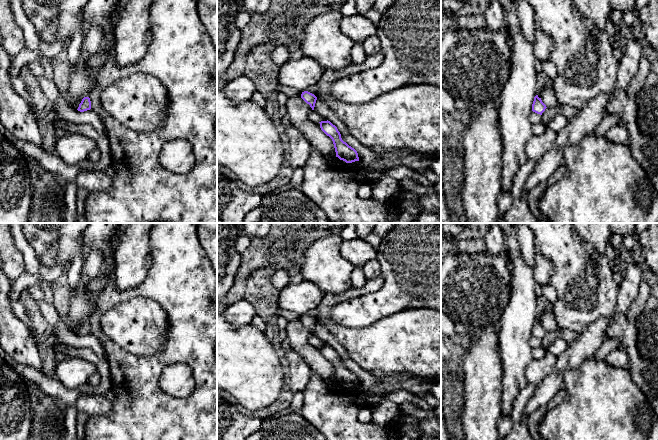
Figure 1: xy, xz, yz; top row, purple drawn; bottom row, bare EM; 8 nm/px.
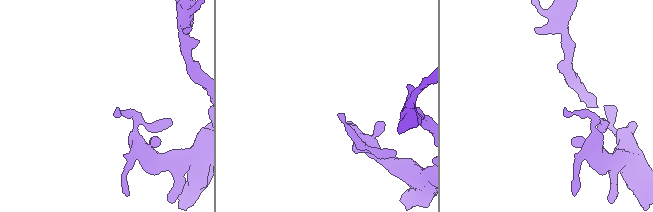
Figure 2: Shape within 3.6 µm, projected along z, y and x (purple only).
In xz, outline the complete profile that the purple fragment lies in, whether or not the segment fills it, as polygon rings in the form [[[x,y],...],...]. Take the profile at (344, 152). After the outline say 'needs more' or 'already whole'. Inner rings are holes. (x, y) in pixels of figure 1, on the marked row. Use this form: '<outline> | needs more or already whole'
[[[328,120],[319,123],[321,130],[332,139],[336,157],[346,163],[359,161],[357,151],[342,140],[341,134],[335,125]]] | already whole

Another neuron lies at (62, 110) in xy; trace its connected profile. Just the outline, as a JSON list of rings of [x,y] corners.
[[[59,94],[58,100],[54,105],[55,117],[77,125],[90,124],[97,133],[107,135],[106,128],[100,116],[92,109],[80,112],[68,105],[67,99]]]

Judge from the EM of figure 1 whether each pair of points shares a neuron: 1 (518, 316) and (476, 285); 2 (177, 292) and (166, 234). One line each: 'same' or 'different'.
1: different
2: same

